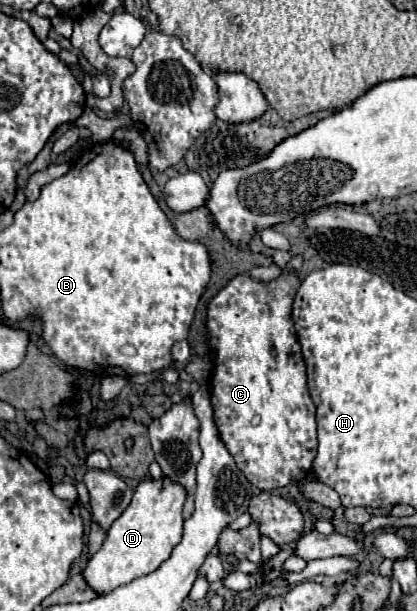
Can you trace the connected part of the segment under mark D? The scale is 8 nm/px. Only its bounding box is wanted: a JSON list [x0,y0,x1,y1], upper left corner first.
[83,475,187,595]

